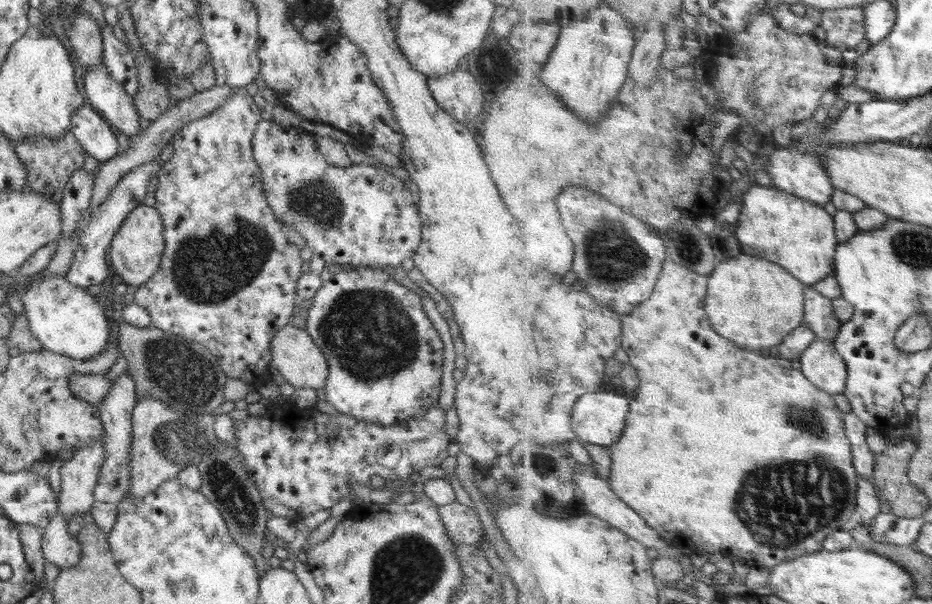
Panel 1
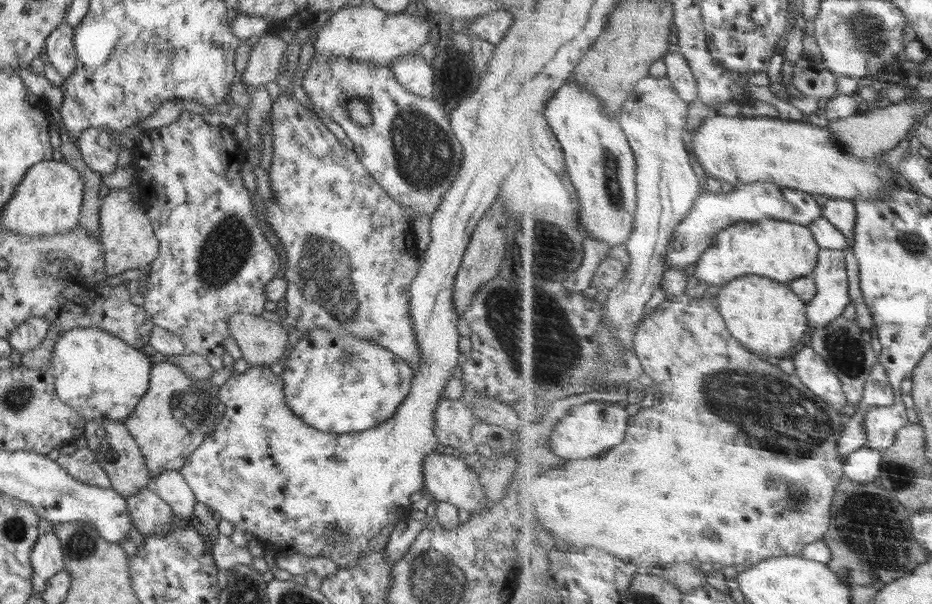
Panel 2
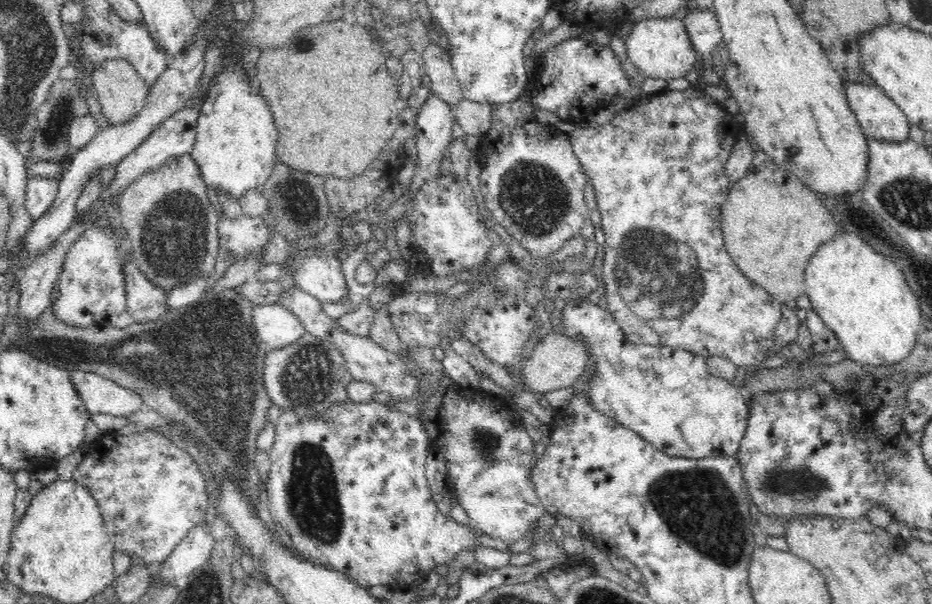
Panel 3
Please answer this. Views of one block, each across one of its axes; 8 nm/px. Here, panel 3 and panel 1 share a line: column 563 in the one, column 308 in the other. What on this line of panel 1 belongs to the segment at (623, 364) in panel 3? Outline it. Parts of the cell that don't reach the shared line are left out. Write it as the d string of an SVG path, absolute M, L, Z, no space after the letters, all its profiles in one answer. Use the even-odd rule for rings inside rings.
M345 267L339 271L333 272L328 281L324 281L322 286L316 291L312 298L312 306L308 310L308 320L306 320L306 332L312 337L316 346L322 351L326 361L328 361L328 378L324 384L326 390L326 400L332 404L342 415L354 417L356 420L384 426L394 424L404 424L417 413L426 412L428 408L438 406L440 398L440 378L442 378L442 362L444 362L444 345L432 325L428 314L423 310L421 297L414 293L412 289L402 285L389 275L386 269L377 269L372 267Z

